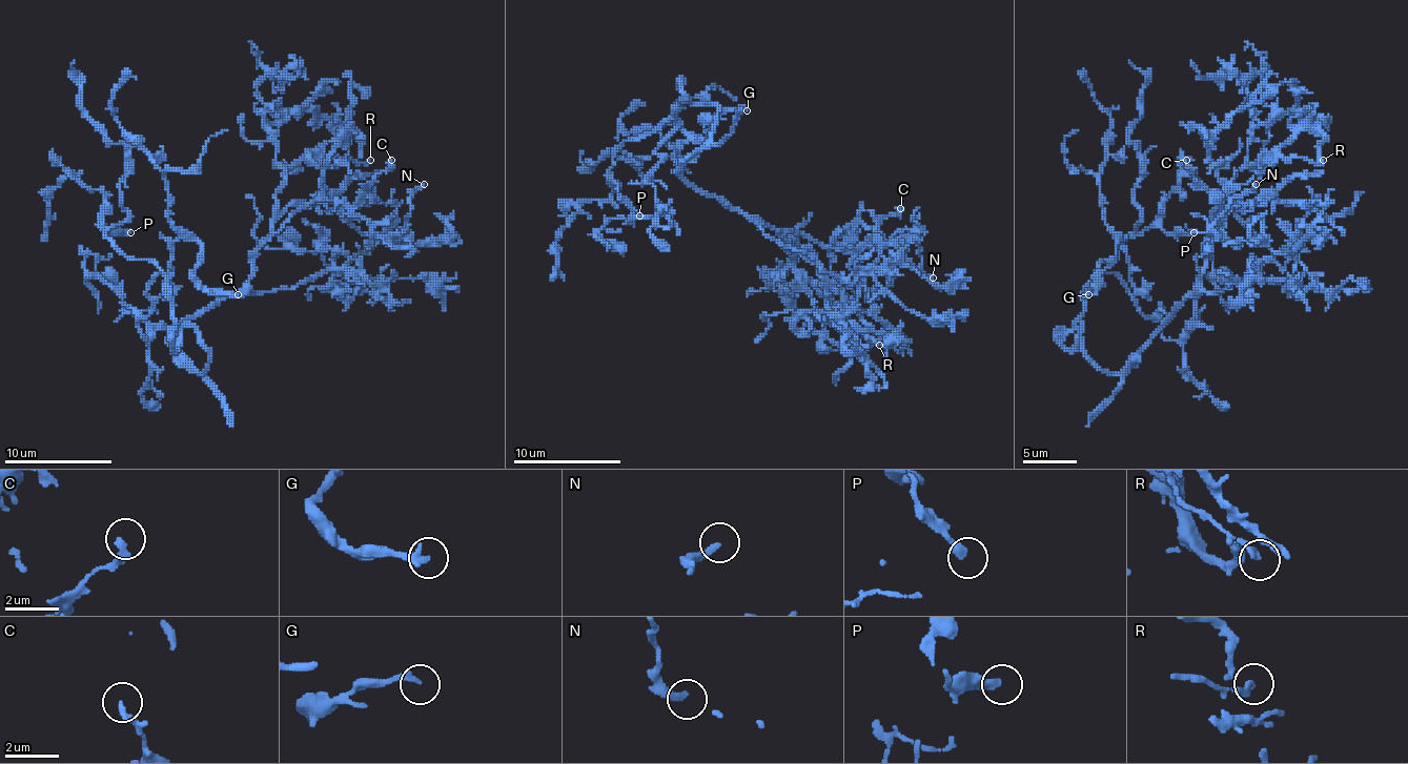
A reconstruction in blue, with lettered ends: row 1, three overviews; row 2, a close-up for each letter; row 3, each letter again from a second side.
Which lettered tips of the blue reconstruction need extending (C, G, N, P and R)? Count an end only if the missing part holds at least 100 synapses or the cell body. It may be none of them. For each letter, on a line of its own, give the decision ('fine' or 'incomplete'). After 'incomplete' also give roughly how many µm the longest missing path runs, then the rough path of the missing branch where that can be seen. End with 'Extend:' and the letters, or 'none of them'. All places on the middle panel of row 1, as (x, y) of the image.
C: fine
G: fine
N: fine
P: fine
R: fine
Extend: none of them

